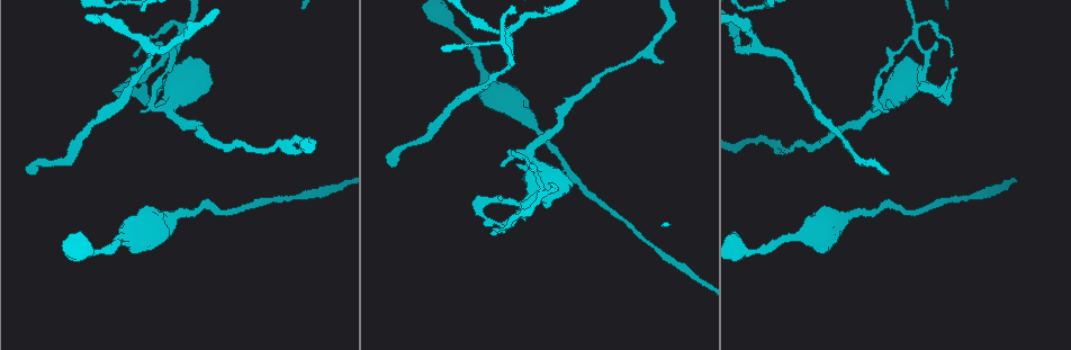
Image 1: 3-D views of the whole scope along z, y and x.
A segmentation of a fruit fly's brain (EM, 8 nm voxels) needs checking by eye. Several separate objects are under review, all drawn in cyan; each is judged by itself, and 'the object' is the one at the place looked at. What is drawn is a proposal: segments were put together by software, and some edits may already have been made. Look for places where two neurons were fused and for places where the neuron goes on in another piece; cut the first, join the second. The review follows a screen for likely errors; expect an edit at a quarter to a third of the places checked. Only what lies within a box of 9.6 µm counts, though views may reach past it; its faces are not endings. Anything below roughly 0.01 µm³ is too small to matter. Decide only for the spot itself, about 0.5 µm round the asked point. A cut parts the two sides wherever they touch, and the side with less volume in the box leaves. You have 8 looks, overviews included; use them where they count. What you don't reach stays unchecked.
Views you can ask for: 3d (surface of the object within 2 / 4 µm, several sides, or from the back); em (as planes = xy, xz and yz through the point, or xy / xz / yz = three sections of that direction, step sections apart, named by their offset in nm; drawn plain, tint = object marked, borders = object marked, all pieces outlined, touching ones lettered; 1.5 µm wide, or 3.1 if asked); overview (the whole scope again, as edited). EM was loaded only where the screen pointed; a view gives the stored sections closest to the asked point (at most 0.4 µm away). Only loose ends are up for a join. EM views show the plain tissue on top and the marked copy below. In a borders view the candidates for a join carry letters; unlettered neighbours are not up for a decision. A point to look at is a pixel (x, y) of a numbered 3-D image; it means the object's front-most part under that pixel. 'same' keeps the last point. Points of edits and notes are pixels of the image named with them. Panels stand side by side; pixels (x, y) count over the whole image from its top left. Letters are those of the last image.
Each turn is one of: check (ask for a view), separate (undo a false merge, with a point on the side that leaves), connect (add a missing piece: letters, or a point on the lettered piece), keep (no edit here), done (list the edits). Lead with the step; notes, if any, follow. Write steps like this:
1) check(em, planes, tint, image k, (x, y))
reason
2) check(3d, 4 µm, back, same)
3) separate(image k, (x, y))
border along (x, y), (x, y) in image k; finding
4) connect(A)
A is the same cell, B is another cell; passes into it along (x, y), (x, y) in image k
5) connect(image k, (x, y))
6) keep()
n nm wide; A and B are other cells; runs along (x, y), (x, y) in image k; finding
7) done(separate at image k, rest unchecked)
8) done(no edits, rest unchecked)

check(em, yz, step 4, borders, image 1, (391, 164))
long arm stops here

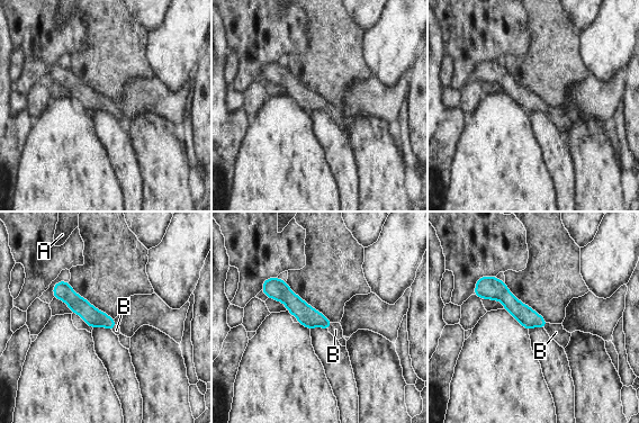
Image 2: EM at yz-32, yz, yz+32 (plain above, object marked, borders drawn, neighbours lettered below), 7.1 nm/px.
connect(B)
130 nm wide; B is the same cell, A is another cell; passes into it along (309, 317), (330, 326), (335, 330) in image 2; it goes on there

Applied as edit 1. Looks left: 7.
check(3d, 4 µm, image 1, (875, 110))
sharp bend

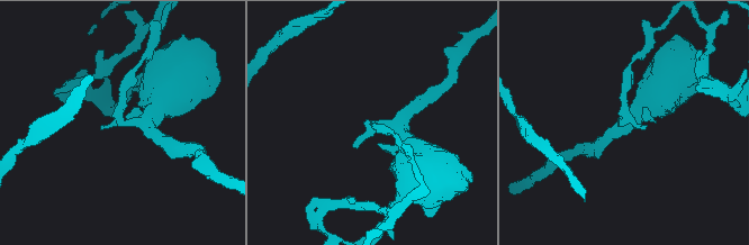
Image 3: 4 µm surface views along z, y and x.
check(em, xz, step 8, borders, image 3, (123, 121))
3 arms

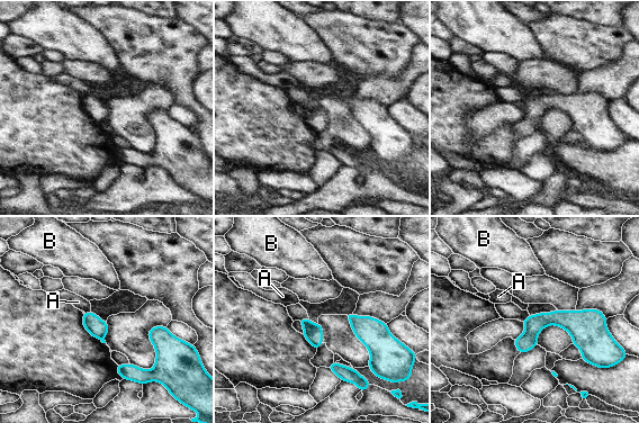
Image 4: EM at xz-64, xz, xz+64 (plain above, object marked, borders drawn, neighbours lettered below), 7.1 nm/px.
check(em, planes, borders, same)
another direction

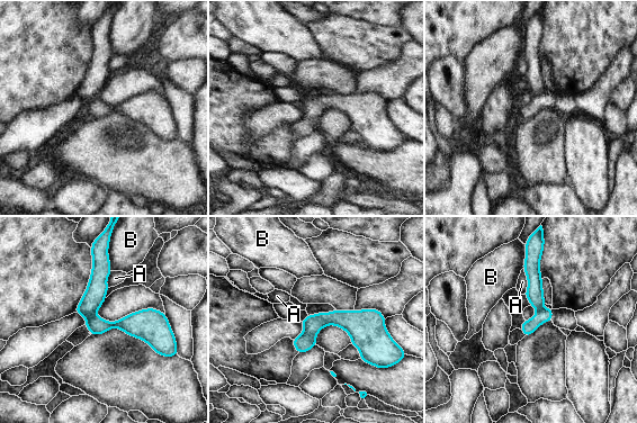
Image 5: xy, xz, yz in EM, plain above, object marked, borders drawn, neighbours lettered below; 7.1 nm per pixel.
separate(image 5, (95, 295))
A touches over 180 nm; A and B are other cells; border along (91, 314), (86, 318) in image 5; two neurons meet here

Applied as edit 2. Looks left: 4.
done(connect at image 2, separate at image 5, rest unchecked)

